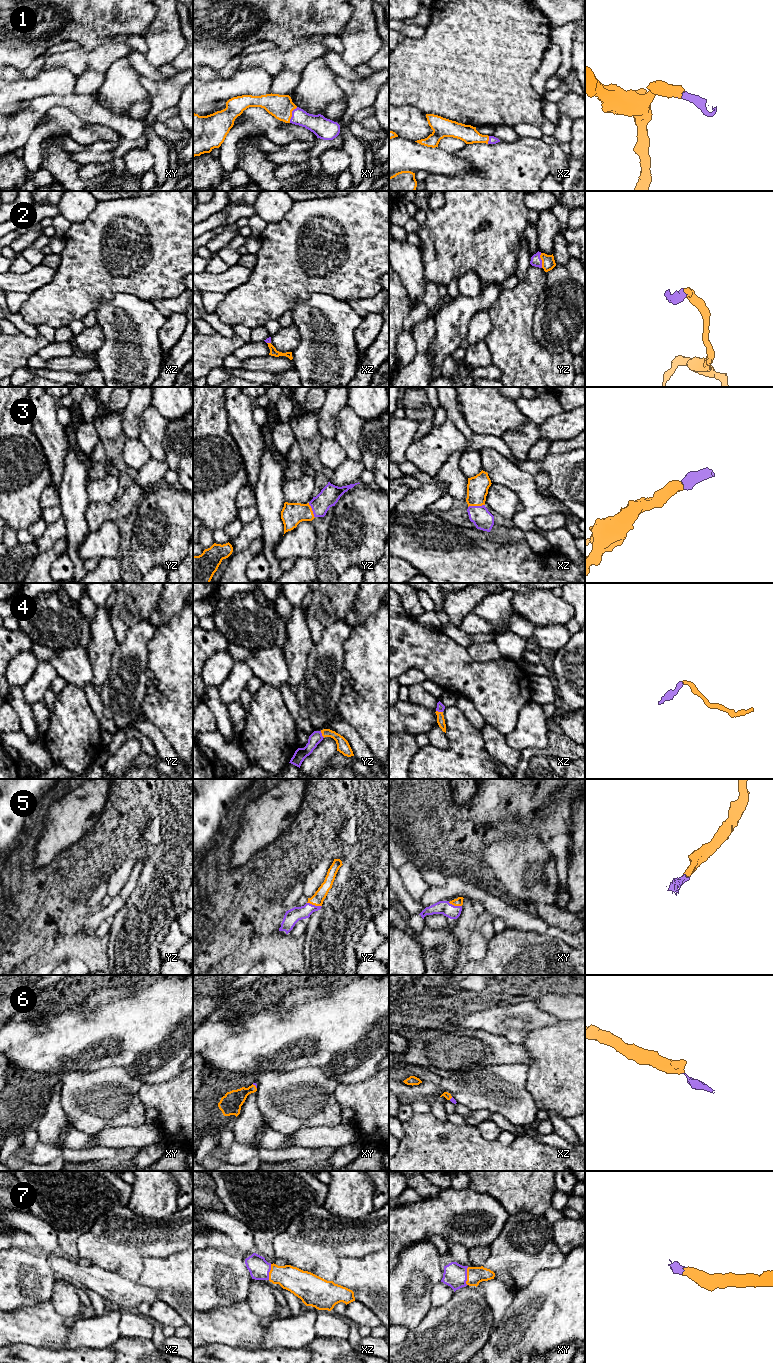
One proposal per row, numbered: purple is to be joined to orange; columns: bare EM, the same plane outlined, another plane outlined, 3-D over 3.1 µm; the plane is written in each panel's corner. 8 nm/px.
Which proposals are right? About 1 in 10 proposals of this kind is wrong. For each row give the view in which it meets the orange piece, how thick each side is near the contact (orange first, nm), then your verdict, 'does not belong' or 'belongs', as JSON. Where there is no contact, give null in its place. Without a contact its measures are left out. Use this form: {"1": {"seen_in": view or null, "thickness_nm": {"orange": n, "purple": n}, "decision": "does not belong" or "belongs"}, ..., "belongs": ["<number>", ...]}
{"1": {"seen_in": "xy", "thickness_nm": {"orange": 190, "purple": 160}, "decision": "belongs"}, "2": {"seen_in": "yz", "thickness_nm": {"orange": 110, "purple": 90}, "decision": "belongs"}, "3": {"seen_in": "xz", "thickness_nm": {"orange": 180, "purple": 160}, "decision": "belongs"}, "4": {"seen_in": "yz", "thickness_nm": {"orange": 100, "purple": 100}, "decision": "belongs"}, "5": {"seen_in": "yz", "thickness_nm": {"orange": 100, "purple": 120}, "decision": "belongs"}, "6": {"seen_in": "xy", "thickness_nm": {"orange": 170, "purple": 20}, "decision": "belongs"}, "7": {"seen_in": "xy", "thickness_nm": {"orange": 140, "purple": 190}, "decision": "belongs"}, "belongs": ["1", "2", "3", "4", "5", "6", "7"]}

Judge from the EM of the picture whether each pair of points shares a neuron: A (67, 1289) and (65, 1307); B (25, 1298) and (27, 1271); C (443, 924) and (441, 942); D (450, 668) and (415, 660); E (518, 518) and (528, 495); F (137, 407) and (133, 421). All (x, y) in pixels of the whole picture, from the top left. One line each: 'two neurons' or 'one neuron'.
A: one neuron
B: one neuron
C: two neurons
D: one neuron
E: one neuron
F: one neuron

